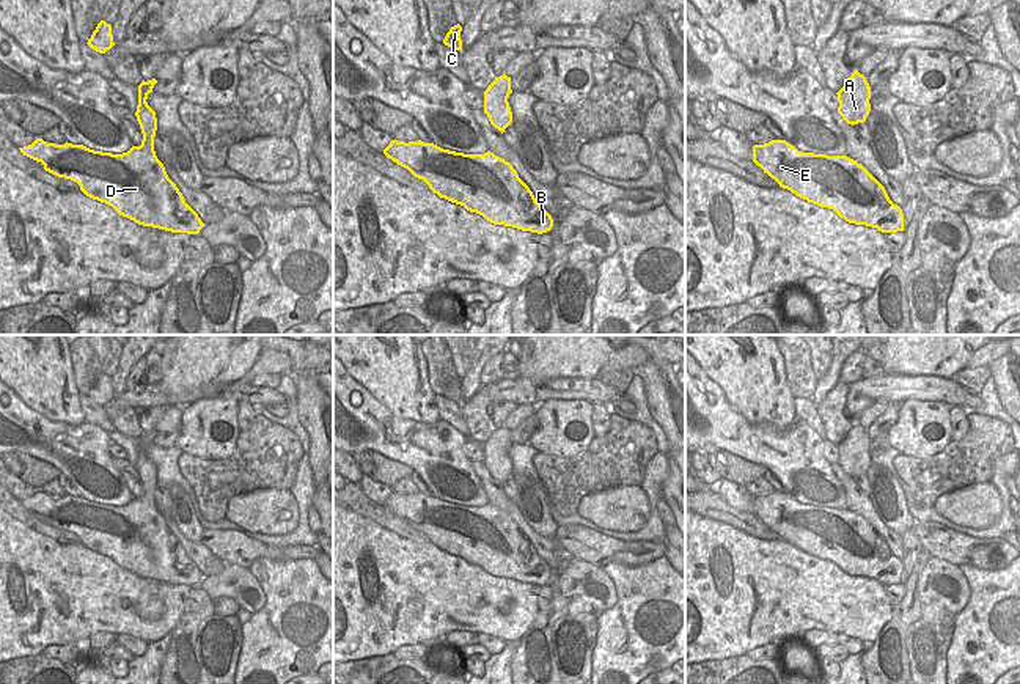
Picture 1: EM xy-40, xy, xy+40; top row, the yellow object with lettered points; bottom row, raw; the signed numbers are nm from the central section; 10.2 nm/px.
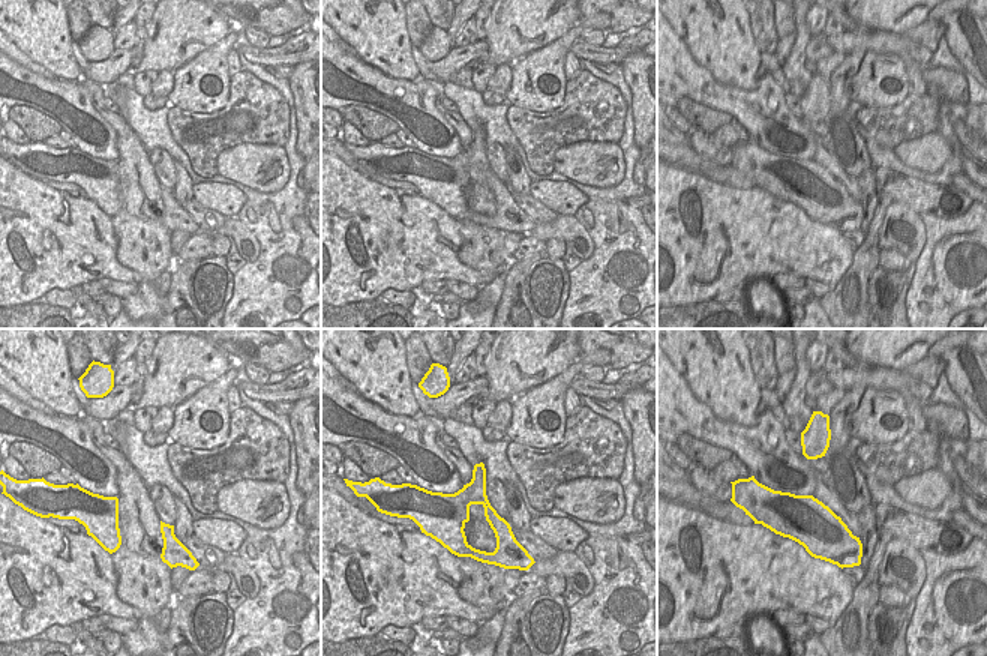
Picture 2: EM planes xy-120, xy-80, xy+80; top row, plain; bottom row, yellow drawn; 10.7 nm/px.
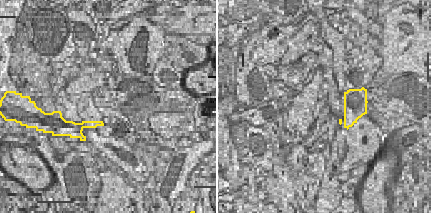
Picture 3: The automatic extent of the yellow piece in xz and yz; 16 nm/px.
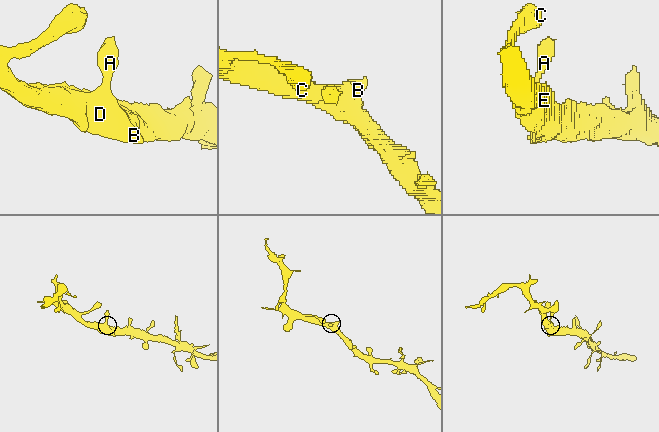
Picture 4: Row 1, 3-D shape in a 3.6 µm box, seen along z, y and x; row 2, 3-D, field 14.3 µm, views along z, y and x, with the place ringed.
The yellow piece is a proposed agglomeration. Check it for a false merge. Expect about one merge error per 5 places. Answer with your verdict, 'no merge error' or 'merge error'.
no merge error

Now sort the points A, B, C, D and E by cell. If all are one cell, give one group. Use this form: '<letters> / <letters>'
A B C D E

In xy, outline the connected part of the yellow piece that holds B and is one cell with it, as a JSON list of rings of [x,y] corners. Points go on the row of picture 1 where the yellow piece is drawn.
[[[391,140],[383,154],[423,179],[440,198],[493,225],[538,234],[553,226],[552,215],[536,201],[512,165],[490,151],[464,154],[421,140]]]

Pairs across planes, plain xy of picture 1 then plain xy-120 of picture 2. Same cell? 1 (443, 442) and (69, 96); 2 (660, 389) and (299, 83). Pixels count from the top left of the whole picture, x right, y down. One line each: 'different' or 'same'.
1: same
2: same

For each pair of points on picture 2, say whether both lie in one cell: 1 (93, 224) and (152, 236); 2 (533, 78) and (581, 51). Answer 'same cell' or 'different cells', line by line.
1: different cells
2: different cells

